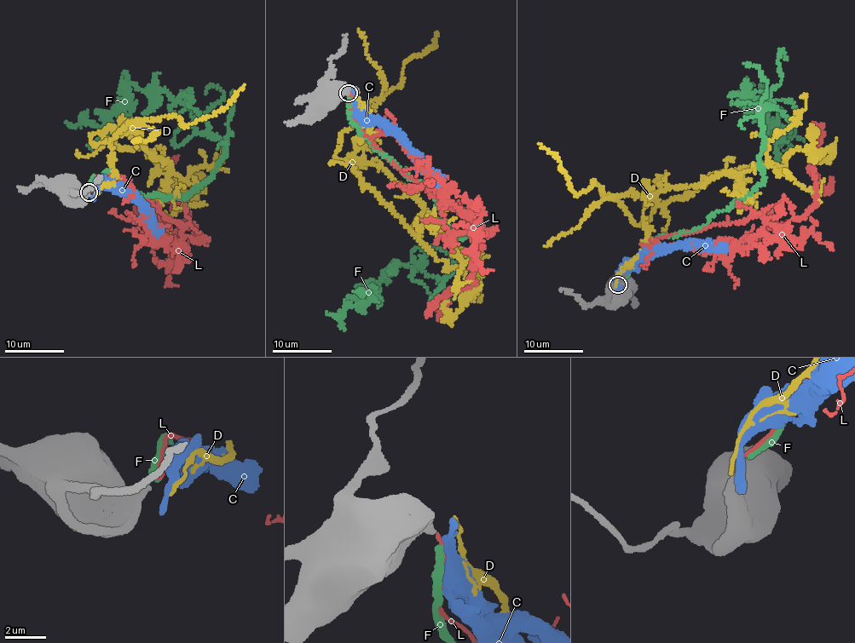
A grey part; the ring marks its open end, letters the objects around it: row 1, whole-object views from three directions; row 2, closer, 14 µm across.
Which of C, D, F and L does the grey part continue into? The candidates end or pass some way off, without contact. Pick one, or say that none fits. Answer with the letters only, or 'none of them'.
F

